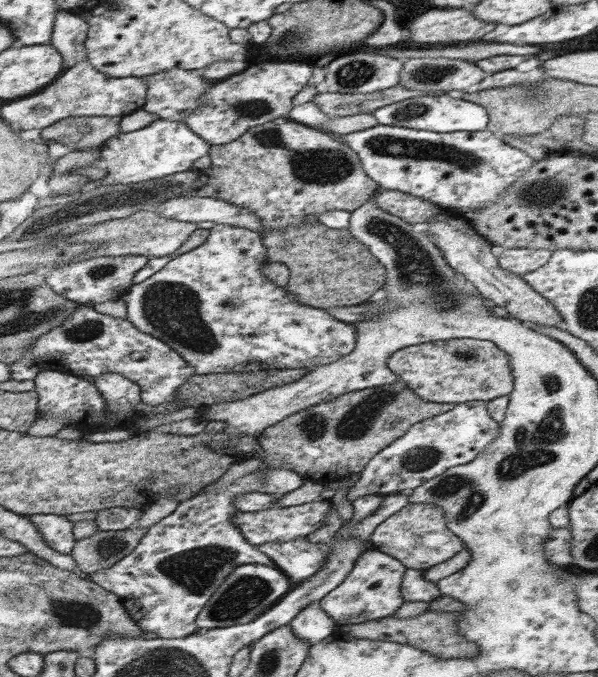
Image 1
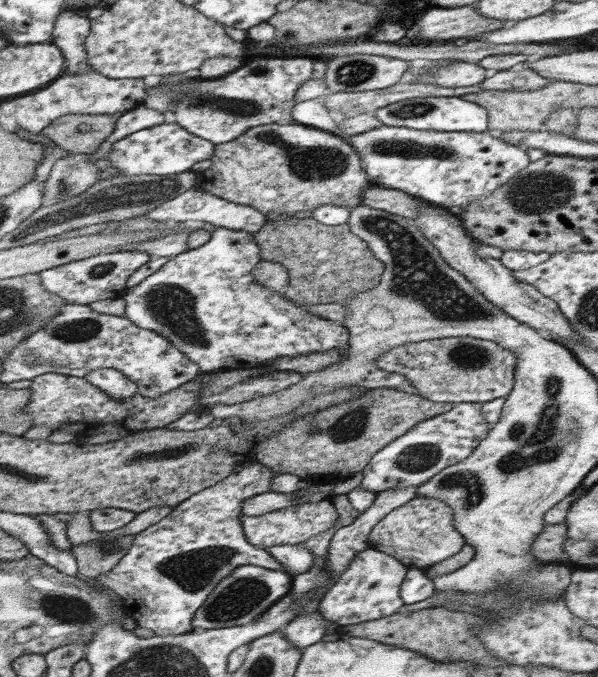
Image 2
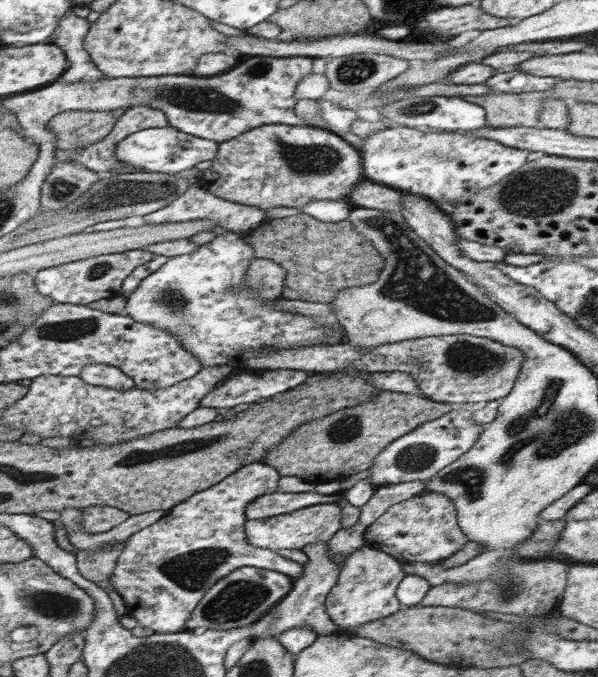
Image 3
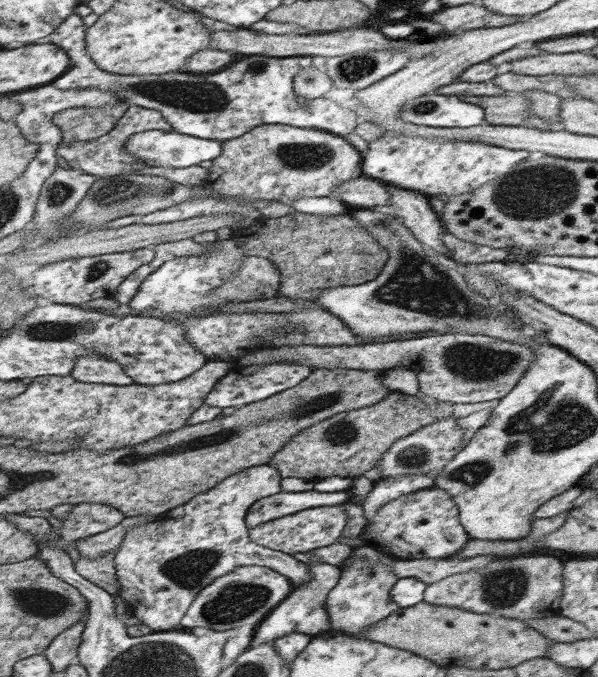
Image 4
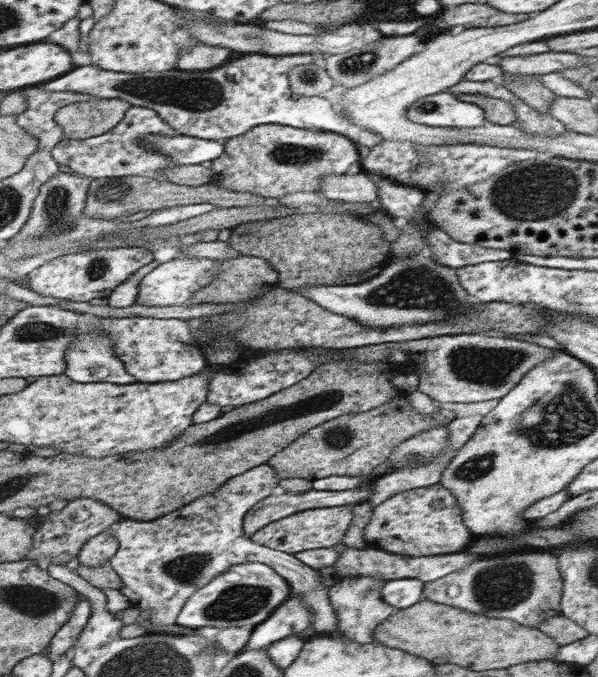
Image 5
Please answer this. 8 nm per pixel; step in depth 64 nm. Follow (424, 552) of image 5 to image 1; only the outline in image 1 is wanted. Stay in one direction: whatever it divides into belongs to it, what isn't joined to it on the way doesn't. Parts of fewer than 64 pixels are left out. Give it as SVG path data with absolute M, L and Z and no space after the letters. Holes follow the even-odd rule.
M409 502L402 510L386 518L369 537L376 551L398 560L406 569L423 570L446 562L465 547L460 536L452 533L446 515L435 504Z

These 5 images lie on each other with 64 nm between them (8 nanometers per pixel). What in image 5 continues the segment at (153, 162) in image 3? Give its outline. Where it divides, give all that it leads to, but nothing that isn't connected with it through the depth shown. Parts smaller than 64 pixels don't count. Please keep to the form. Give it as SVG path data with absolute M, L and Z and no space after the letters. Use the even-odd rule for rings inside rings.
M186 135L176 136L148 136L148 141L167 154L175 164L200 165L206 160L213 161L224 154L223 141L204 140Z

